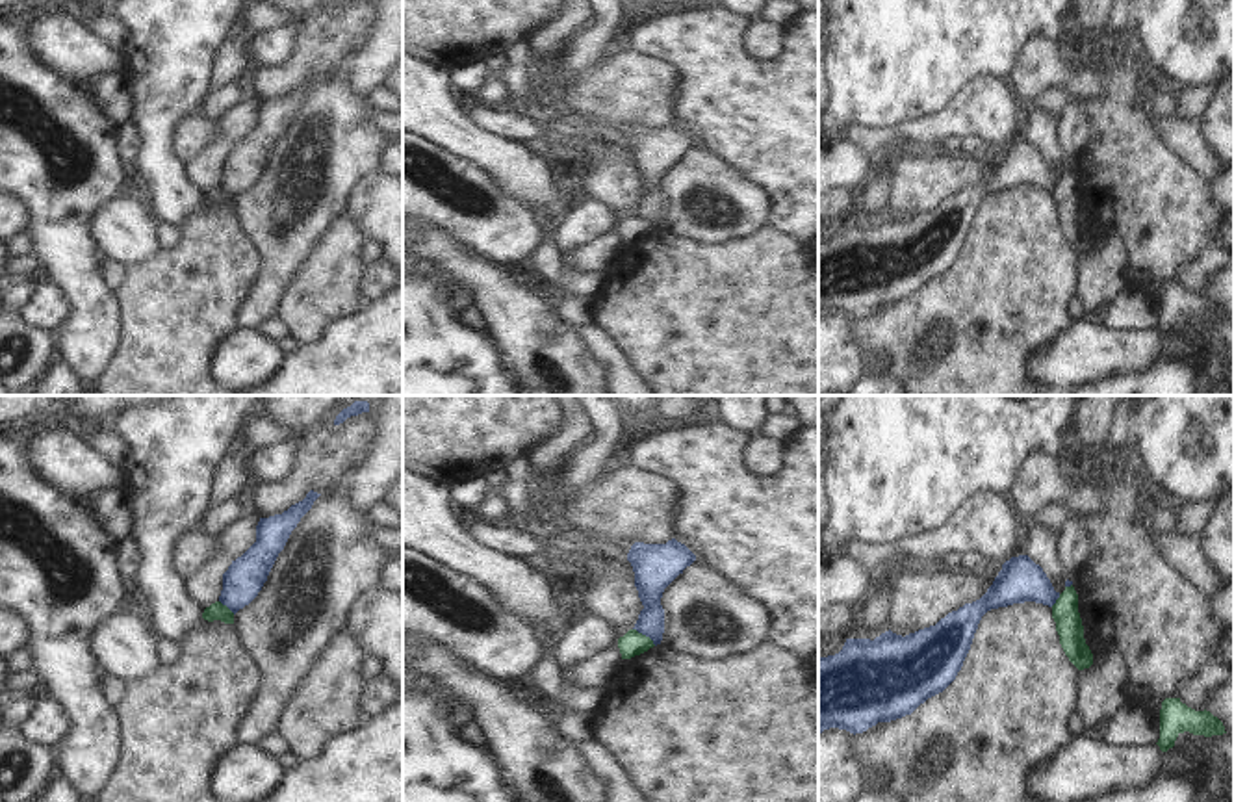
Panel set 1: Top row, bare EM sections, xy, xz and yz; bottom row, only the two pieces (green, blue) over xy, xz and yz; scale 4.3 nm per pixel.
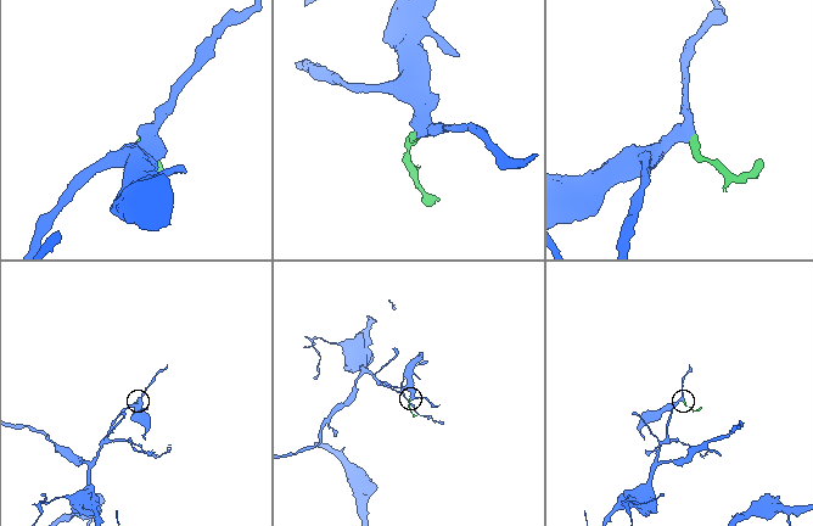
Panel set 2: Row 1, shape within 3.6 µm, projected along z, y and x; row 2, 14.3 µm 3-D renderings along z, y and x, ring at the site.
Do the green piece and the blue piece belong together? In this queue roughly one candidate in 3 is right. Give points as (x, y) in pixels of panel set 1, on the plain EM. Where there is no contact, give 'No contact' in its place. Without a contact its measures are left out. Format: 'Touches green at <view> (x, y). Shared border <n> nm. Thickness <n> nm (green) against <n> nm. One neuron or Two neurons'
Touches green at xz (644, 219). Shared border 130 nm. Thickness 110 nm (green) against 140 nm. Two neurons

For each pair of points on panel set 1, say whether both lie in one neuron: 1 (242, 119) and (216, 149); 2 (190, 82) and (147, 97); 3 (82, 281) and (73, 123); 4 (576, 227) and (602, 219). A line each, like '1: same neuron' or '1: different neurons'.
1: same neuron
2: same neuron
3: same neuron
4: same neuron

